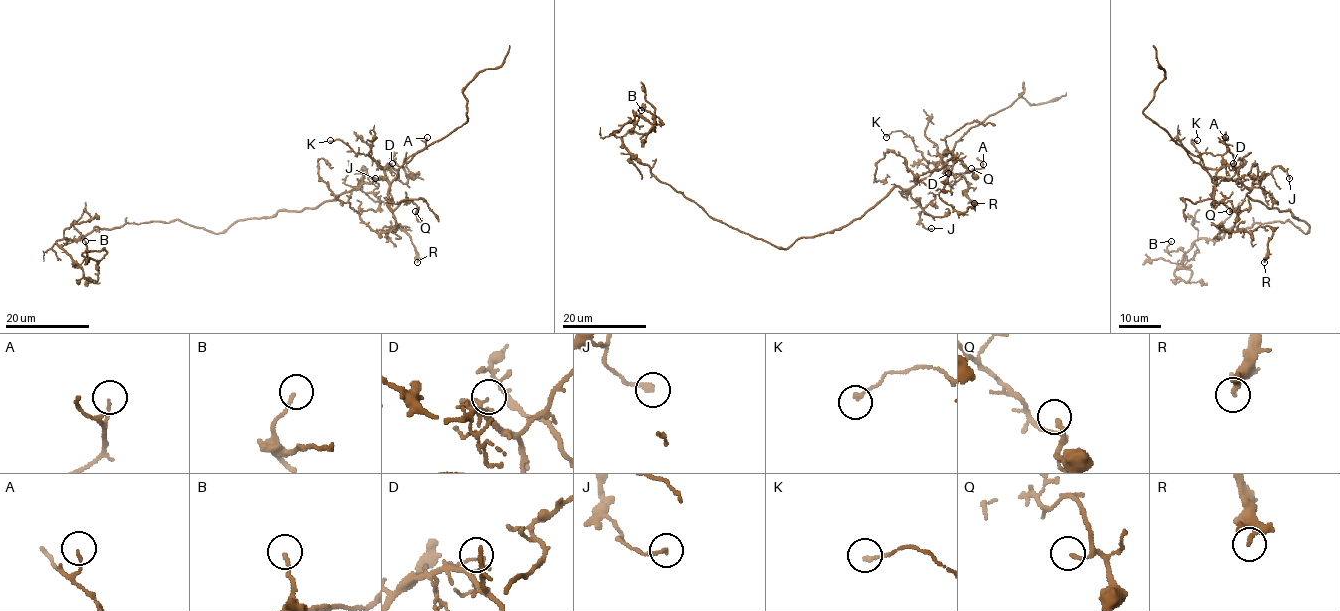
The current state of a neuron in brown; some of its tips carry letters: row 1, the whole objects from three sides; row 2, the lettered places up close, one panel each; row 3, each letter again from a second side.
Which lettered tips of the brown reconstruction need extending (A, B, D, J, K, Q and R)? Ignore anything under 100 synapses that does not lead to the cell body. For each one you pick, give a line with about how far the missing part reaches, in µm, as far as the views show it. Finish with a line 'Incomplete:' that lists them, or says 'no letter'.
Incomplete: no letter

